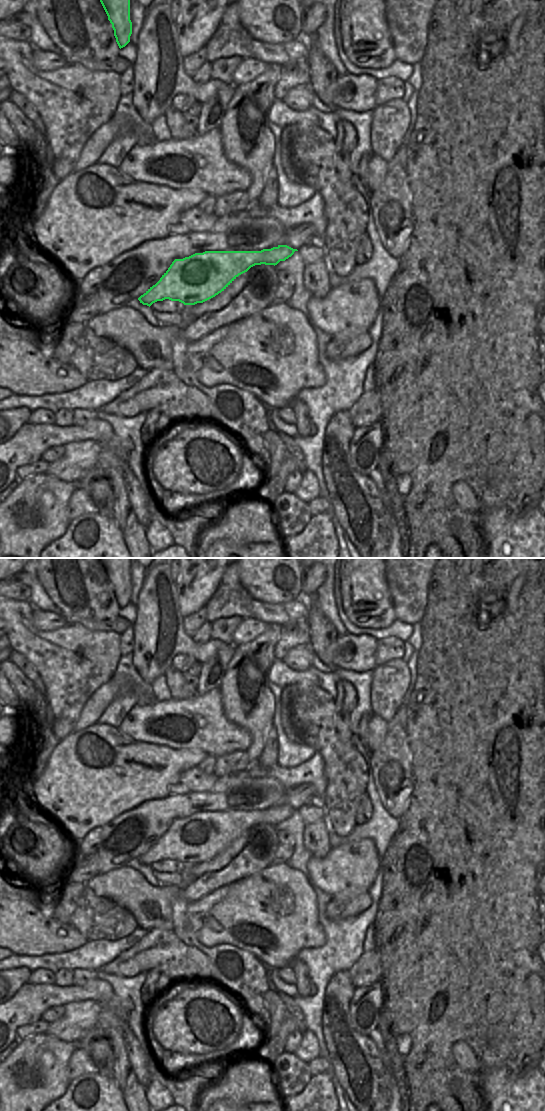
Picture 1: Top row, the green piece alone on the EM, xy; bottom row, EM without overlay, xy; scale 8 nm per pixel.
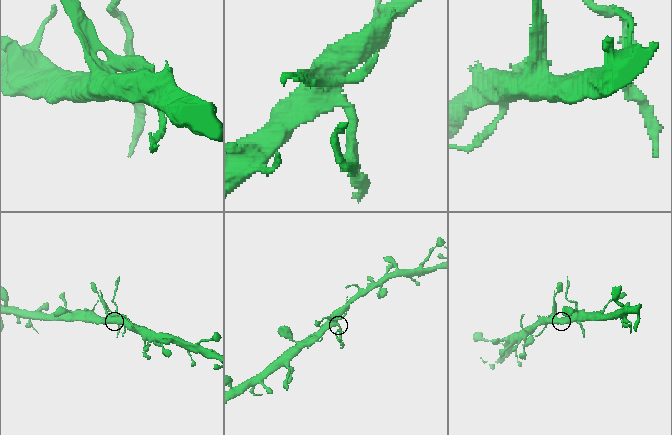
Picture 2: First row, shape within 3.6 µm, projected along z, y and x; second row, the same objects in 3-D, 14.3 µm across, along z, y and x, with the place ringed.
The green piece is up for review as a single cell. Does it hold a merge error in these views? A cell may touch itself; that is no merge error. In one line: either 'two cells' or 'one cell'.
two cells

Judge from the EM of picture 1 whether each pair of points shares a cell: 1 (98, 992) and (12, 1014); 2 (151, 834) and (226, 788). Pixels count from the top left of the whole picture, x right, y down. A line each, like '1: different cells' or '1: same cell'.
1: same cell
2: same cell

